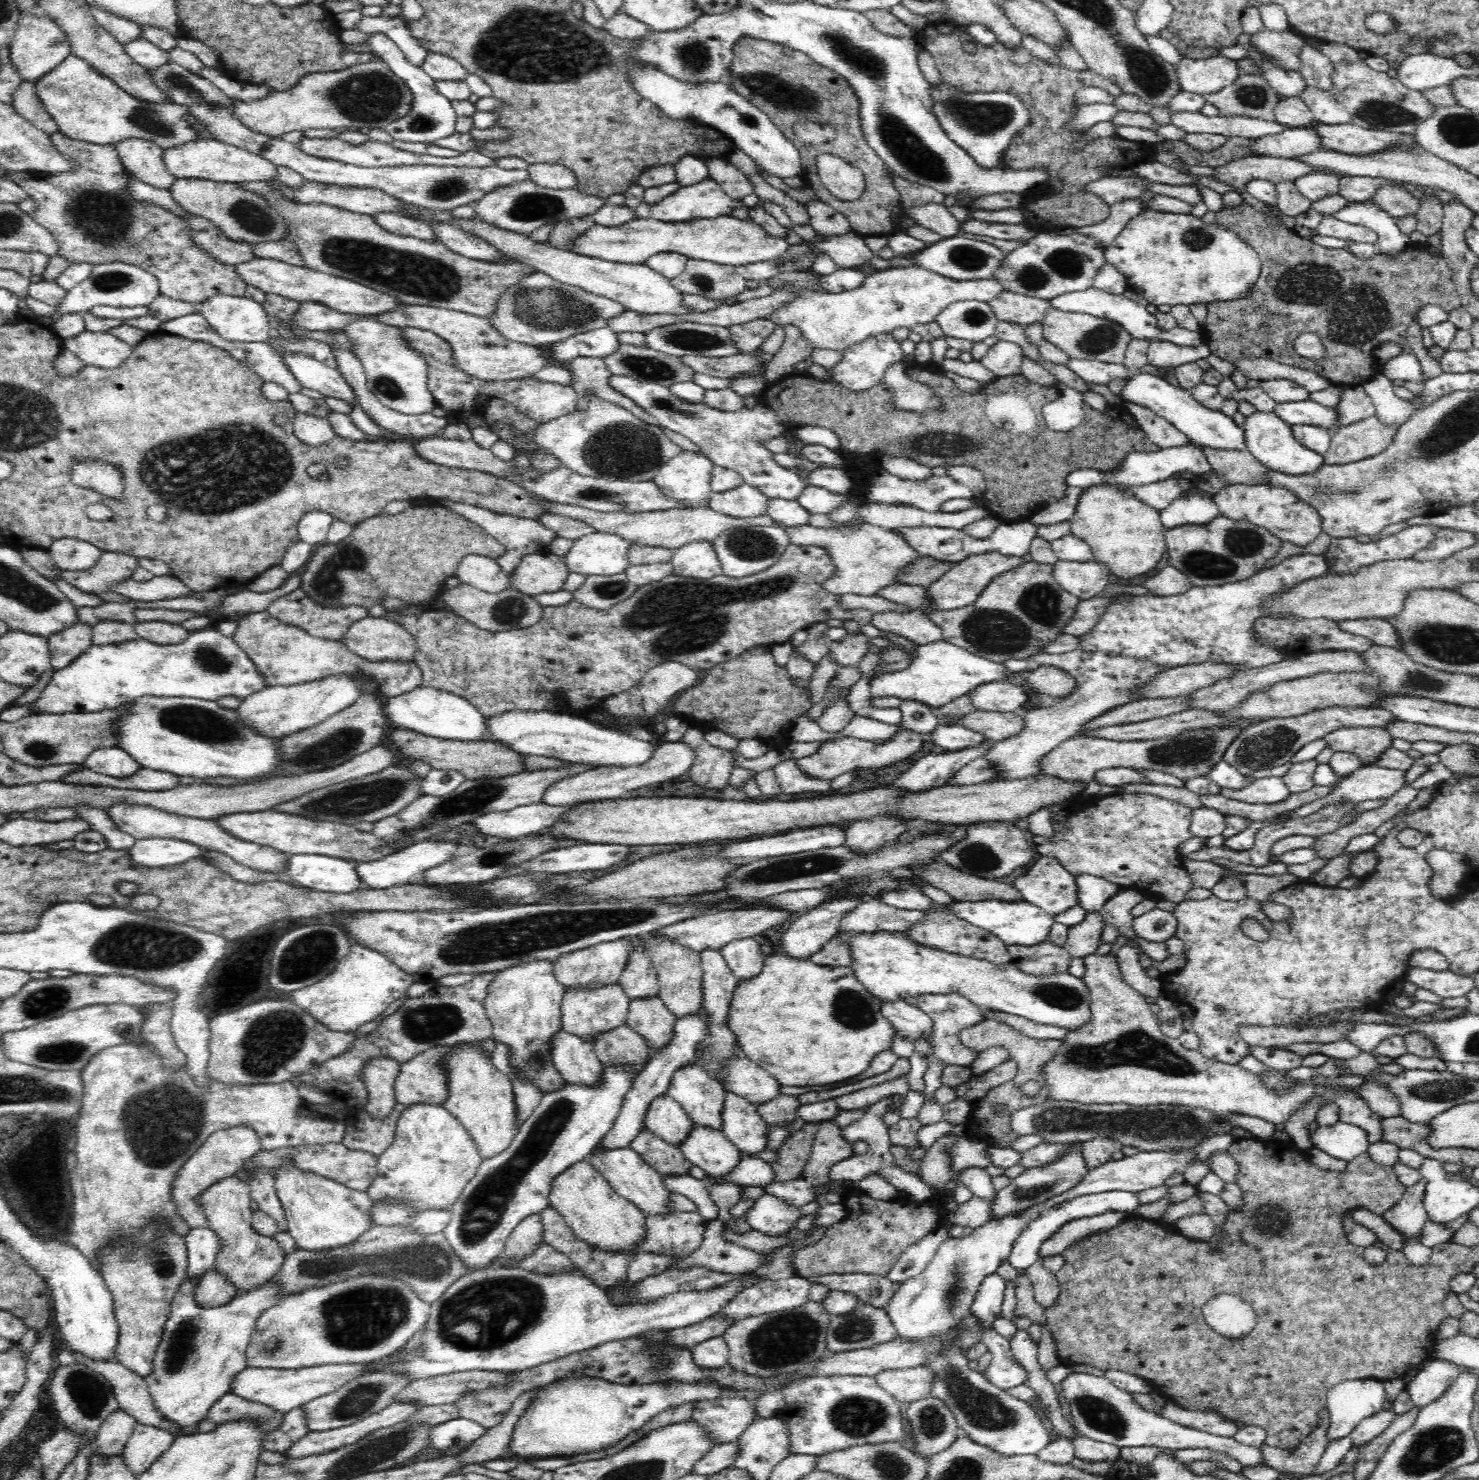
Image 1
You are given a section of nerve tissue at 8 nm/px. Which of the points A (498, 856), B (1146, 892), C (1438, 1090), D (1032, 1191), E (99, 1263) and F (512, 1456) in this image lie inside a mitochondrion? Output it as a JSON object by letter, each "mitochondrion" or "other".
{"A":"mitochondrion","B":"other","C":"mitochondrion","D":"mitochondrion","E":"other","F":"other"}

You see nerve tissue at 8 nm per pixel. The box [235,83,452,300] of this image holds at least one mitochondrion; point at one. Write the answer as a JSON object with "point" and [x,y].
{"point":[422,123]}

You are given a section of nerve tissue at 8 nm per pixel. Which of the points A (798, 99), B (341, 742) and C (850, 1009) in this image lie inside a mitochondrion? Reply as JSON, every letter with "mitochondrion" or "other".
{"A":"mitochondrion","B":"mitochondrion","C":"mitochondrion"}

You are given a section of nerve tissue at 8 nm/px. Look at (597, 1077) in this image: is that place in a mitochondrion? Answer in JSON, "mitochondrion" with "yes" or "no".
{"mitochondrion":"no"}

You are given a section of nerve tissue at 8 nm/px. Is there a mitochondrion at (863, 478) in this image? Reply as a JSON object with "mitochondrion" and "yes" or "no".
{"mitochondrion":"no"}

